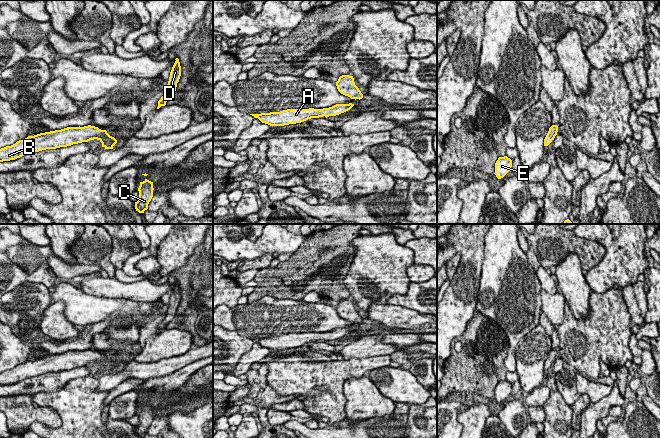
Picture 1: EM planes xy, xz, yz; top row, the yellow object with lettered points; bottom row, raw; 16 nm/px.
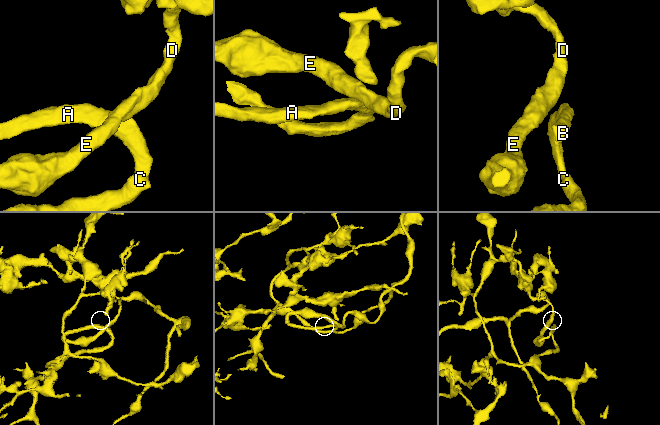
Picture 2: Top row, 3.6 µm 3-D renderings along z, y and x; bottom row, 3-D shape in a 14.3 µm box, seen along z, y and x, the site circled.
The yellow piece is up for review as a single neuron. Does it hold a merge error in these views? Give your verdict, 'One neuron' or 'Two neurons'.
Two neurons

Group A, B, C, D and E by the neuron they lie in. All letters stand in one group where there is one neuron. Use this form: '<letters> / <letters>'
A B D E / C

